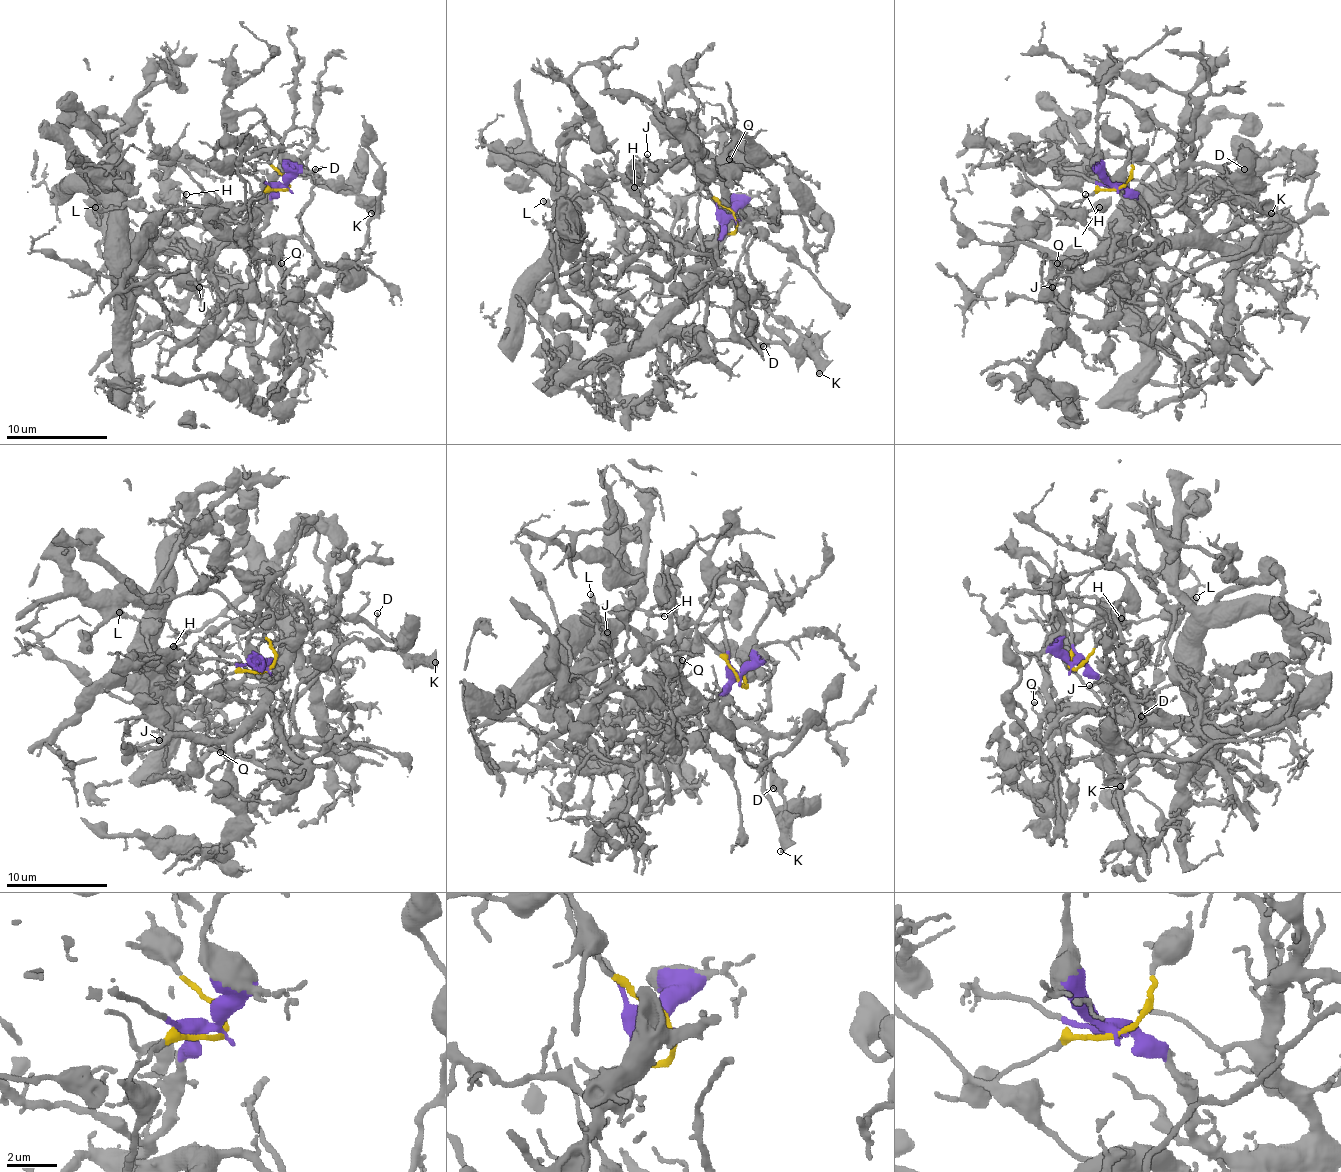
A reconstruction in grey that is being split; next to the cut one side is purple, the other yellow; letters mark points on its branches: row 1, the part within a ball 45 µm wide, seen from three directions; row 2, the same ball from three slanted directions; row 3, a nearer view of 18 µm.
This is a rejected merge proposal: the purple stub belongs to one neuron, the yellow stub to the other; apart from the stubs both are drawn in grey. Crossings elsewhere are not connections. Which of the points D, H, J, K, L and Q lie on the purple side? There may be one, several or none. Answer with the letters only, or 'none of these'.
D, J, K, Q

